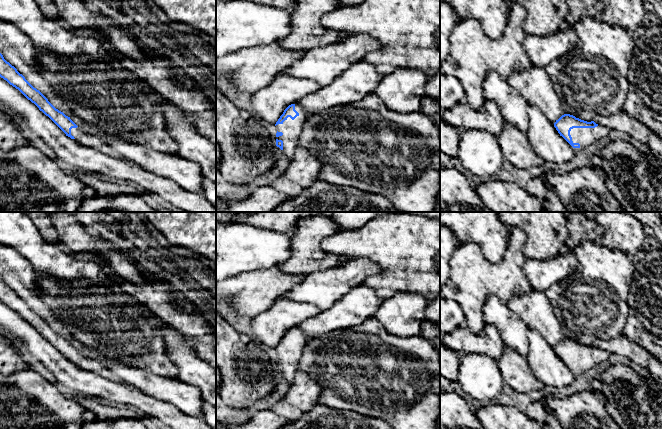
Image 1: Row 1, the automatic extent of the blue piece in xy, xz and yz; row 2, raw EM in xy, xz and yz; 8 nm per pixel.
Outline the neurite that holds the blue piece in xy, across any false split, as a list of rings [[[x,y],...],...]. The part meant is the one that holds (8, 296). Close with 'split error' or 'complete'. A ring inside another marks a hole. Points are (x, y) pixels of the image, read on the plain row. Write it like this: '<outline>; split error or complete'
[[[0,277],[0,301],[10,309],[18,313],[28,324],[34,327],[40,335],[48,340],[65,358],[78,367],[92,371],[102,377],[115,382],[122,380],[112,373],[104,364],[82,355],[63,336],[56,333],[48,323],[36,312],[34,312],[17,293],[7,286]]]; split error

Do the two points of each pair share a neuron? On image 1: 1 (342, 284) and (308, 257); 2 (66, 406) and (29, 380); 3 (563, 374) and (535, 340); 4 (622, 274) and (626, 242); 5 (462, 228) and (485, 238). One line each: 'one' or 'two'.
1: two
2: one
3: one
4: two
5: one

